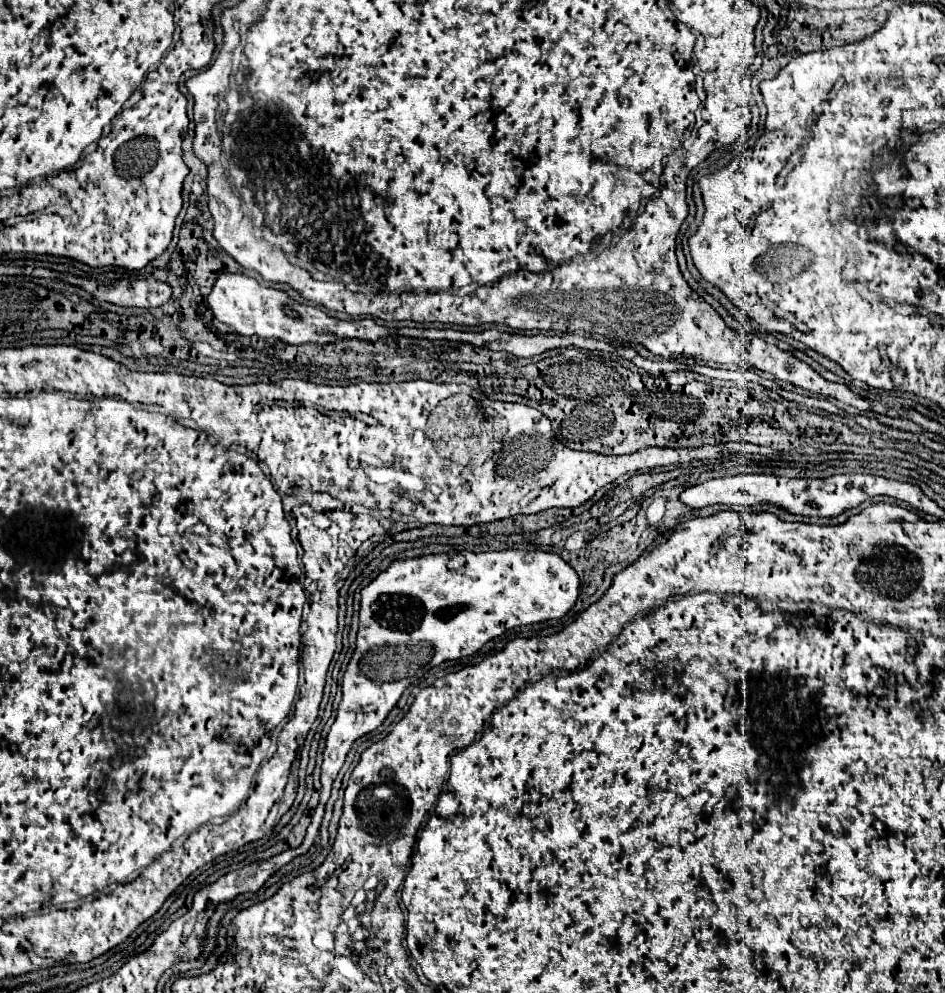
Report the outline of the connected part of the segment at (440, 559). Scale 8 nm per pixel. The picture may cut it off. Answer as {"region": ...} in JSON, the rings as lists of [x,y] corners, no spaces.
{"region":[[[486,551],[486,553],[460,553],[464,563],[458,569],[450,569],[452,553],[430,553],[412,559],[396,559],[390,563],[386,571],[382,571],[370,585],[362,589],[360,603],[360,631],[356,639],[356,651],[346,667],[342,677],[342,701],[338,707],[336,721],[326,737],[324,761],[322,761],[322,793],[320,803],[312,815],[312,823],[306,833],[306,843],[300,849],[300,855],[306,853],[320,829],[320,821],[324,815],[324,805],[330,797],[332,783],[346,761],[346,755],[352,743],[374,731],[382,725],[390,709],[398,703],[400,695],[408,689],[408,685],[420,679],[430,665],[440,665],[446,659],[460,659],[476,653],[484,643],[494,637],[500,637],[504,631],[530,625],[546,619],[564,617],[578,597],[578,575],[576,571],[558,555],[546,551]]]}

